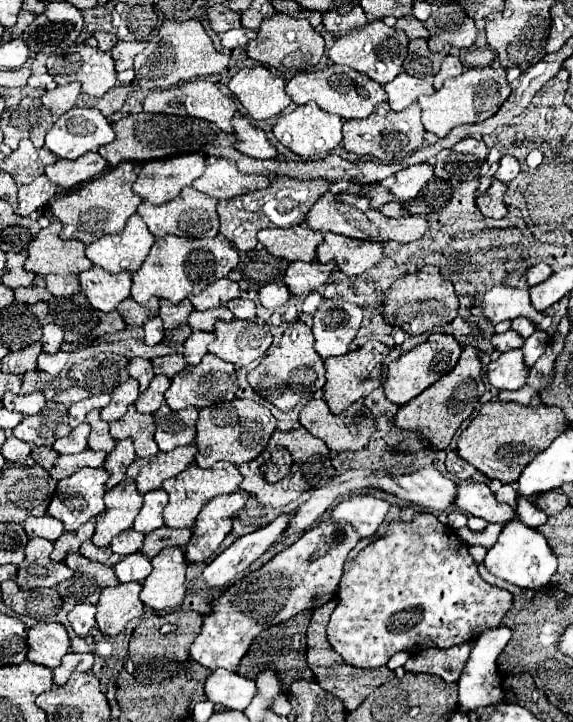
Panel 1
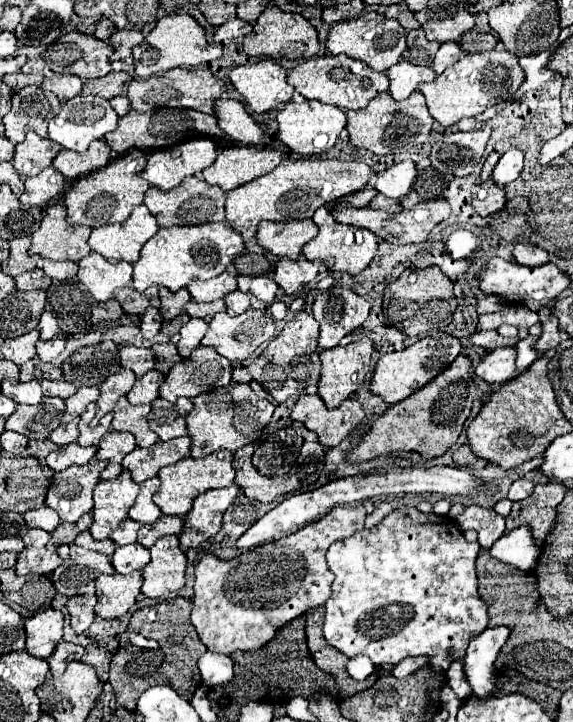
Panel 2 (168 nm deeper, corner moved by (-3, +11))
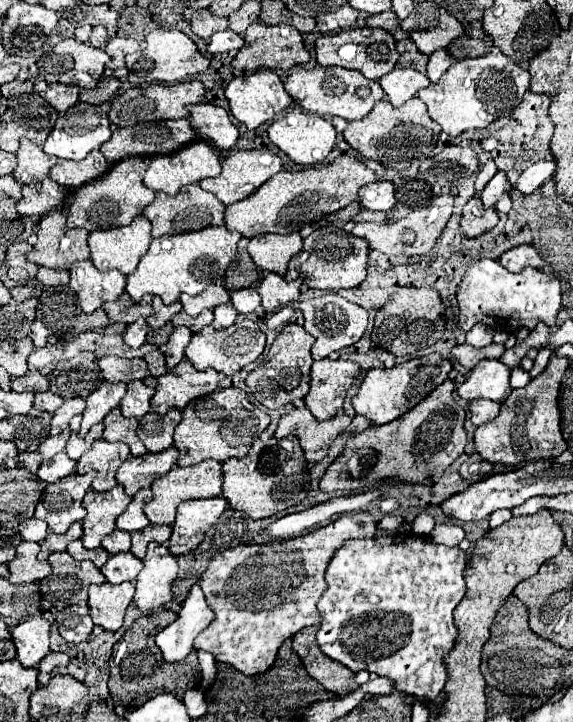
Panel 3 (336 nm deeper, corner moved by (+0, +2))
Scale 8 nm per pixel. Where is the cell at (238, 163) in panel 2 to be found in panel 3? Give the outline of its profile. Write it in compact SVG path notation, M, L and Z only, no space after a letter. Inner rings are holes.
M222 168L218 176L202 180L200 186L228 206L250 196L280 170L282 168Z

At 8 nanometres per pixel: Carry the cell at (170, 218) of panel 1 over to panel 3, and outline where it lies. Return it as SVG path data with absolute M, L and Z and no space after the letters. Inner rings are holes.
M198 184L184 186L176 196L168 196L164 192L156 192L156 200L148 204L142 214L152 222L152 236L160 238L164 234L182 234L192 230L204 230L208 226L220 226L224 204L210 192L202 190Z

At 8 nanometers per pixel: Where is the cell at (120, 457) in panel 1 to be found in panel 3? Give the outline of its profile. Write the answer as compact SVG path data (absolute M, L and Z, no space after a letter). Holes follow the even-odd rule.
M96 440L88 452L76 464L78 474L86 474L88 470L96 470L96 478L92 482L94 490L112 490L116 486L116 470L130 456L130 448L126 444L110 444L106 440Z

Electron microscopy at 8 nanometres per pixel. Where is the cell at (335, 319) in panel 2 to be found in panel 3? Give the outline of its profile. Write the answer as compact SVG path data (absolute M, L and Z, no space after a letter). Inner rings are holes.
M326 294L320 298L300 302L300 310L304 312L304 318L306 318L306 322L304 322L306 332L310 332L316 338L316 342L312 346L312 356L316 360L326 358L330 352L356 344L362 338L362 334L366 332L368 312L362 306L348 302L346 298L342 298L338 294Z

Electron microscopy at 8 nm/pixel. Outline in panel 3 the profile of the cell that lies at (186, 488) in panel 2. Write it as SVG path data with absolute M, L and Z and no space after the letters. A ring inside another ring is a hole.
M204 460L196 466L190 466L190 468L180 468L180 466L174 466L168 474L156 478L152 482L152 492L154 492L154 498L146 504L144 512L148 516L148 520L152 524L168 524L172 526L174 524L174 516L176 516L176 508L186 502L186 500L194 500L194 498L214 498L214 496L220 496L222 494L222 464L216 462L216 460Z

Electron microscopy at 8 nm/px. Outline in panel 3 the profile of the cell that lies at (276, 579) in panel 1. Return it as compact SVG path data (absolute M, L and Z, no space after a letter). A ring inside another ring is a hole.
M358 512L358 514L344 514L336 522L324 528L318 528L306 536L260 544L260 546L238 546L238 548L230 548L230 550L214 554L208 560L206 570L198 578L200 580L198 586L202 588L206 602L210 610L214 612L214 620L210 622L206 630L202 630L196 636L194 640L196 650L206 650L218 662L230 664L248 676L266 672L274 664L278 648L282 646L286 638L294 636L298 630L306 626L314 626L322 622L316 602L326 586L324 570L328 566L328 558L332 558L332 554L344 544L344 540L370 538L374 534L376 534L376 520L366 512Z

